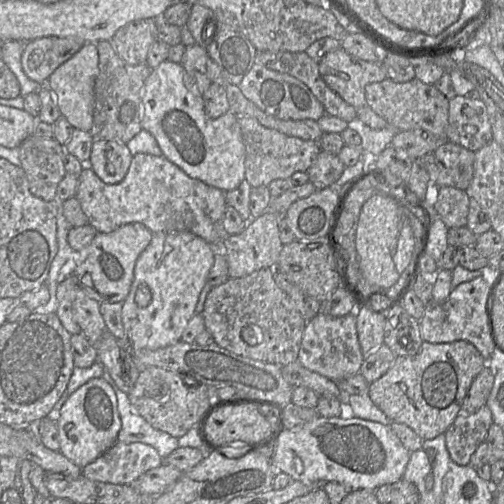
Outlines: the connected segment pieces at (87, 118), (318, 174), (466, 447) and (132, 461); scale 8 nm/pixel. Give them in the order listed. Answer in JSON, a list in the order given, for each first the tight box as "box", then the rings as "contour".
[{"box":[42,44,99,132],"contour":[[[96,44],[85,45],[69,60],[59,66],[42,84],[51,91],[64,118],[75,128],[89,132],[93,124],[94,84],[99,73],[99,55]]]},{"box":[305,151,345,190],"contour":[[[321,151],[305,172],[308,174],[309,182],[316,190],[322,190],[334,185],[344,169],[345,165],[337,155]]]},{"box":[444,406,493,466],"contour":[[[487,406],[469,415],[459,415],[444,433],[450,458],[460,466],[467,466],[480,444],[485,441],[493,417]]]},{"box":[82,442,163,485],"contour":[[[115,442],[96,460],[82,468],[90,480],[131,485],[146,471],[162,464],[163,458],[150,445]]]}]

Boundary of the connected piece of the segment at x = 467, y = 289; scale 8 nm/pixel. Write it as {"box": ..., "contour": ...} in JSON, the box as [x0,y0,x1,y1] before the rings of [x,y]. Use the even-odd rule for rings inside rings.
{"box":[418,277,495,361],"contour":[[[479,277],[454,287],[443,303],[426,304],[424,315],[418,321],[423,341],[451,343],[464,340],[474,345],[484,360],[488,361],[495,351],[489,336],[485,315],[488,291],[489,284]]]}

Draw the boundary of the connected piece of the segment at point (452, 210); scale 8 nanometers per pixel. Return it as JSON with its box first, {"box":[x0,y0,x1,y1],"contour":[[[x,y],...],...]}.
{"box":[434,187,470,228],"contour":[[[440,187],[434,204],[436,215],[448,228],[466,226],[470,199],[465,190]]]}

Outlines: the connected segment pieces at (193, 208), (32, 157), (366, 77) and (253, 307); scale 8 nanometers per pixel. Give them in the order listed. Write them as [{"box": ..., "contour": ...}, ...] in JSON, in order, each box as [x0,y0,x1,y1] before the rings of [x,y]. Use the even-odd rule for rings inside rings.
[{"box":[75,153,230,253],"contour":[[[144,153],[134,155],[127,174],[117,184],[104,183],[90,168],[85,168],[78,175],[75,198],[79,201],[88,224],[101,233],[110,233],[129,223],[141,223],[153,234],[187,231],[207,242],[214,248],[214,253],[215,246],[230,236],[223,227],[223,216],[228,207],[225,192],[189,177],[163,155]]]},{"box":[18,135,67,201],"contour":[[[31,135],[19,145],[18,151],[31,193],[44,201],[57,200],[58,184],[67,174],[64,146],[54,138]]]},{"box":[318,47,386,108],"contour":[[[341,47],[325,54],[318,62],[318,66],[320,76],[327,86],[355,108],[367,106],[365,88],[368,84],[386,79],[384,69],[379,61],[359,59]]]},{"box":[202,268,307,365],"contour":[[[262,268],[241,278],[229,278],[214,287],[206,297],[202,316],[214,342],[234,354],[277,365],[298,361],[307,321],[276,285],[273,268]]]}]

